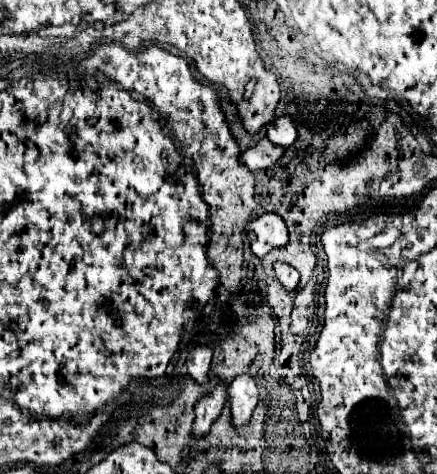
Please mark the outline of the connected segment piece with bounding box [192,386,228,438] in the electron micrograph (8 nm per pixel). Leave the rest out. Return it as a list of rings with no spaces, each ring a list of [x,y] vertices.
[[[216,386],[216,390],[210,396],[204,396],[196,402],[196,418],[192,424],[192,438],[202,438],[204,434],[210,432],[212,424],[218,420],[224,402],[226,402],[226,388],[224,386]]]

